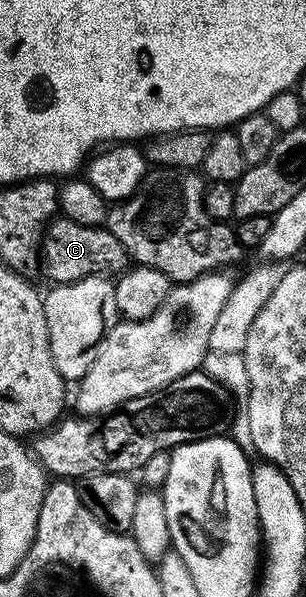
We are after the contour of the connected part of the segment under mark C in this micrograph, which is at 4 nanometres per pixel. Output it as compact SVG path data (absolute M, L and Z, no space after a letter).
M57 216L44 227L39 262L50 283L64 284L94 276L120 275L130 265L131 259L123 244L119 244L105 226L84 226L75 224L75 220Z

